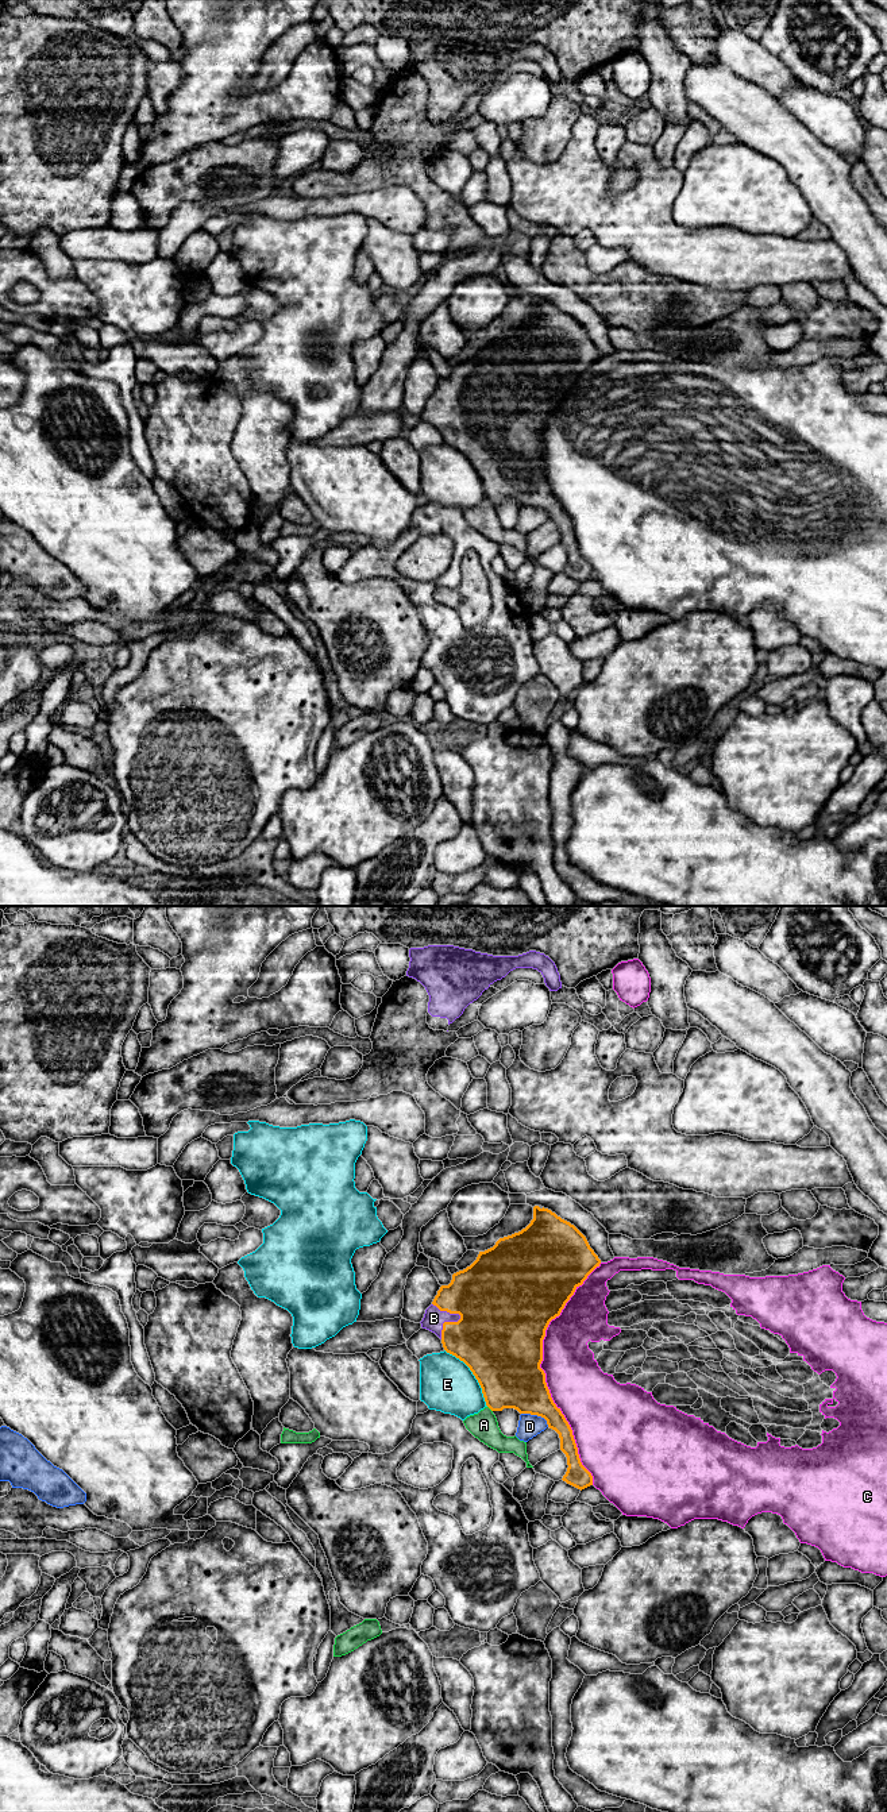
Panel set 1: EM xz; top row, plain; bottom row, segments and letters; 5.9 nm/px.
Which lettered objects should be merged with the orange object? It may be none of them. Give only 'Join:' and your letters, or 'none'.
Join: B

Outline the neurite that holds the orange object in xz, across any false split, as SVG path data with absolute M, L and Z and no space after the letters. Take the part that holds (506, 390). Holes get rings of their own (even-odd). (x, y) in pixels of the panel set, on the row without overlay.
M535 298L533 312L525 321L479 344L470 359L454 366L451 375L440 379L420 415L441 432L447 446L470 460L491 504L514 501L547 513L559 527L560 543L567 550L568 560L562 572L581 583L593 578L593 568L581 555L572 523L551 490L540 456L549 415L560 408L575 382L599 356L574 317Z

